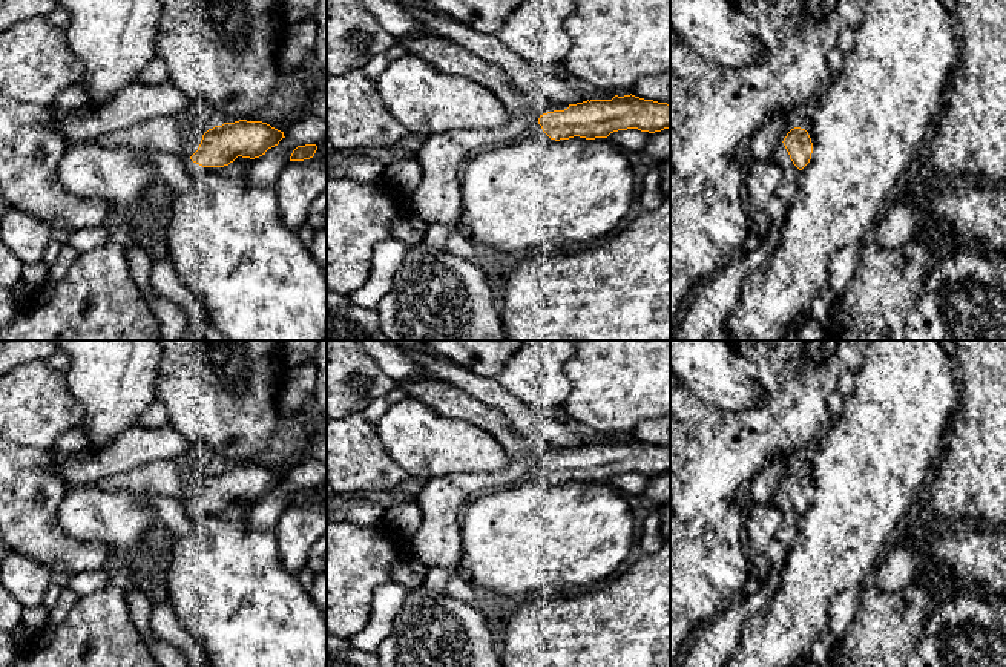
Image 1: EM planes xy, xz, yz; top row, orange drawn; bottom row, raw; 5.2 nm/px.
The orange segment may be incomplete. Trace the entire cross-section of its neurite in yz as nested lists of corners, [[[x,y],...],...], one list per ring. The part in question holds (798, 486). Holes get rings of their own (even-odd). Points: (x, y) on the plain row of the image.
[[[794,471],[787,477],[784,485],[778,488],[771,504],[779,509],[788,524],[810,506],[811,497],[813,486],[808,475],[805,472]]]

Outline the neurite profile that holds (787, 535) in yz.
[[[801,514],[793,521],[790,521],[784,529],[774,534],[774,540],[778,540],[785,549],[793,547],[797,540],[799,517]]]

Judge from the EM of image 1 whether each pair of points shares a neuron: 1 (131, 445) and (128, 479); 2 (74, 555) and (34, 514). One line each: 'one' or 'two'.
1: two
2: one

